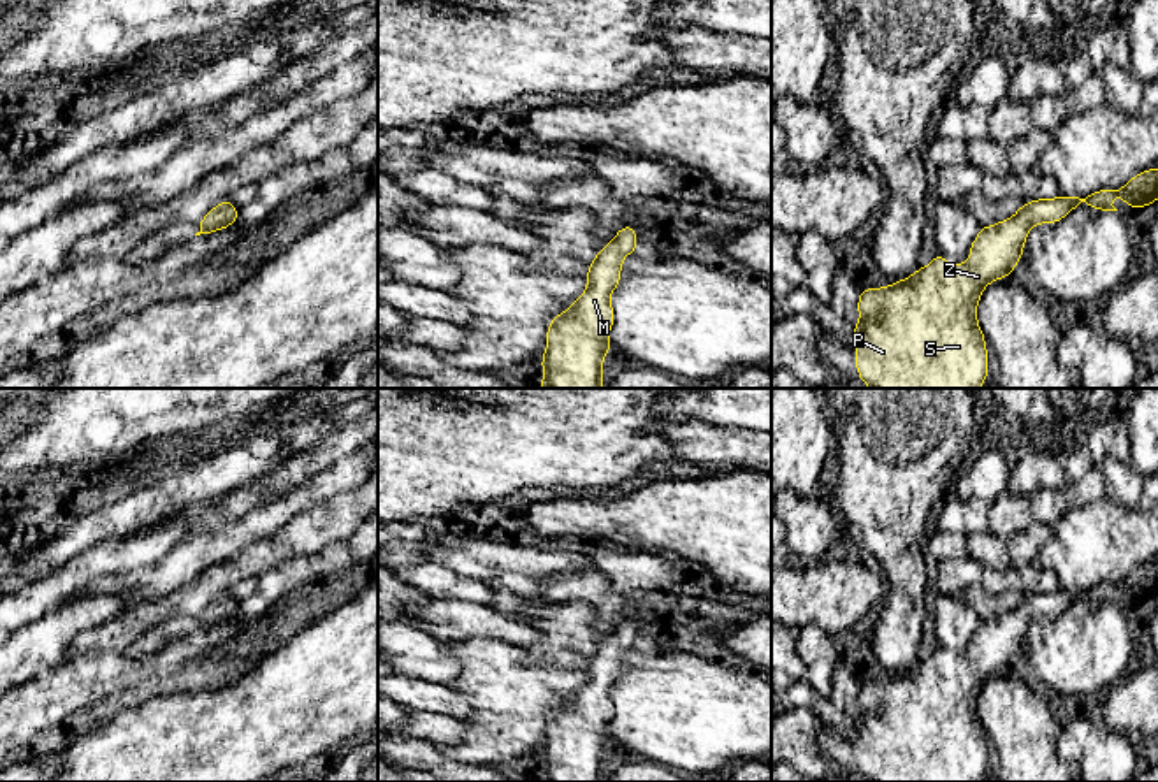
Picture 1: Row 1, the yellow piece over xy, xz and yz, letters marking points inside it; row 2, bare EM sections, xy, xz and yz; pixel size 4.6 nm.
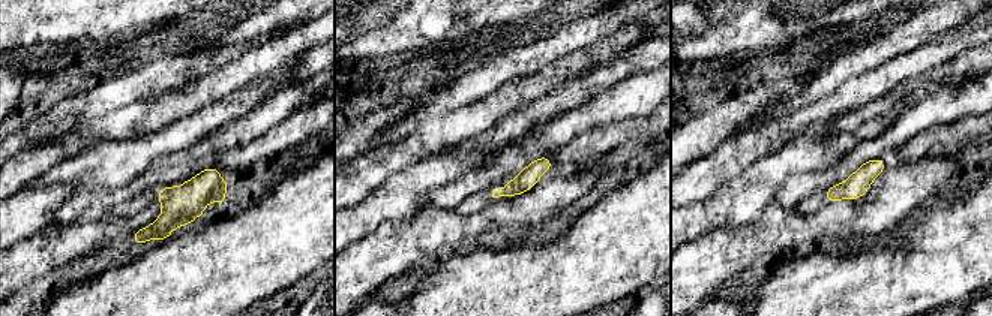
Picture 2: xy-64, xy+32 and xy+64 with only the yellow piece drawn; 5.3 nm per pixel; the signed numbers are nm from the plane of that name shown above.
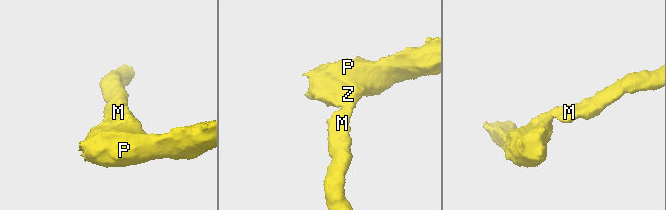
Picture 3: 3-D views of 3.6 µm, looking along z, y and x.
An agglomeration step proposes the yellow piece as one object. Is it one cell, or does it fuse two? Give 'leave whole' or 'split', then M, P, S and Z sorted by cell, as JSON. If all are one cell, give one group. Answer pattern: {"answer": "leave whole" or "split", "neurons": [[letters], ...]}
{"answer": "leave whole", "neurons": [["M", "P", "S", "Z"]]}

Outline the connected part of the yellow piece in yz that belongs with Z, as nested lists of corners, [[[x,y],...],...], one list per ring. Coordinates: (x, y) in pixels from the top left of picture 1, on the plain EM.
[[[1158,561],[1133,569],[1123,582],[1098,583],[1088,590],[1033,592],[1017,606],[991,620],[981,620],[970,638],[970,652],[947,661],[947,650],[935,650],[912,670],[884,682],[865,682],[858,692],[859,715],[852,720],[856,763],[870,782],[979,782],[988,773],[986,733],[977,715],[977,698],[984,682],[1009,671],[1023,650],[1023,640],[1033,619],[1058,617],[1082,594],[1100,605],[1118,605],[1112,590],[1132,601],[1147,601],[1158,592]]]

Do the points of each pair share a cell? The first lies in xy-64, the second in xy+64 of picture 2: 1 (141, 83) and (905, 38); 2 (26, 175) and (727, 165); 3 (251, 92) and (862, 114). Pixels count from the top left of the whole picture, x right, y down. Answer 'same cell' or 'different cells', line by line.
1: same cell
2: same cell
3: same cell

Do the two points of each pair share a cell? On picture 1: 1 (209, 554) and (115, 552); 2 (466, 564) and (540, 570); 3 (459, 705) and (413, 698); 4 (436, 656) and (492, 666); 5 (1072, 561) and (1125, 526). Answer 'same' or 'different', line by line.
1: different
2: same
3: same
4: different
5: same

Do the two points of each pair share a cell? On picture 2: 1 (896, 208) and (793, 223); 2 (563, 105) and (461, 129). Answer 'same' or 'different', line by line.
1: same
2: different

